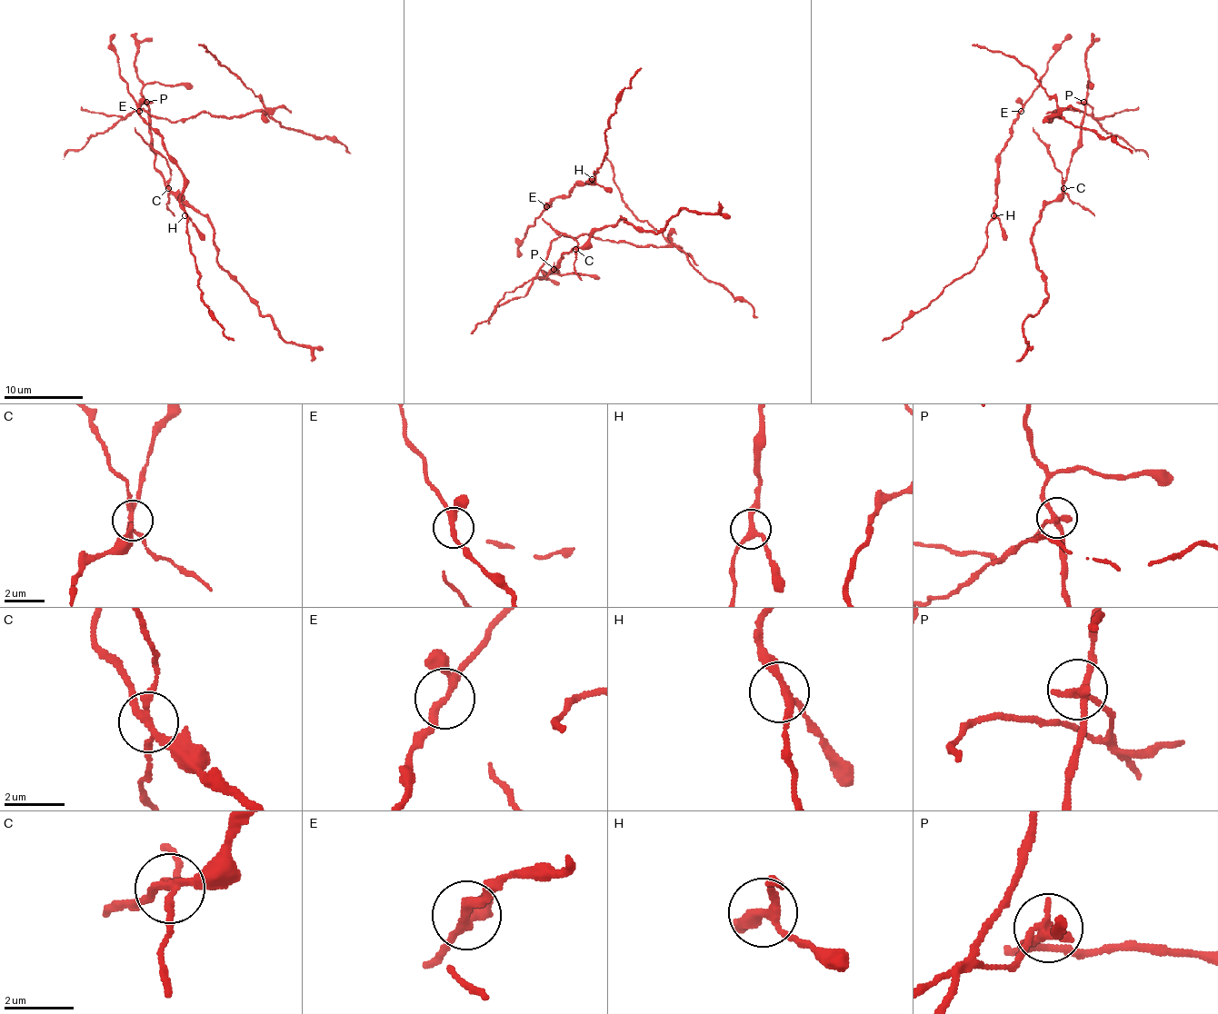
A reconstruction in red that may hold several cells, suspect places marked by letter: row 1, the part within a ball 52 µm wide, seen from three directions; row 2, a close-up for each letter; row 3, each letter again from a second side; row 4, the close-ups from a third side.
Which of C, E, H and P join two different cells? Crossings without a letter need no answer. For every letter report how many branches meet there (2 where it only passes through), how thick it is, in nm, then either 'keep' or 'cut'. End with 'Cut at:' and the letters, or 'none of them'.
C: 4 branches meet; 240 nm thick; cut
E: 3 branches meet; 220 nm thick; keep
H: 3 branches meet; 220 nm thick; keep
P: 3 branches meet; 240 nm thick; cut
Cut at: C, P

